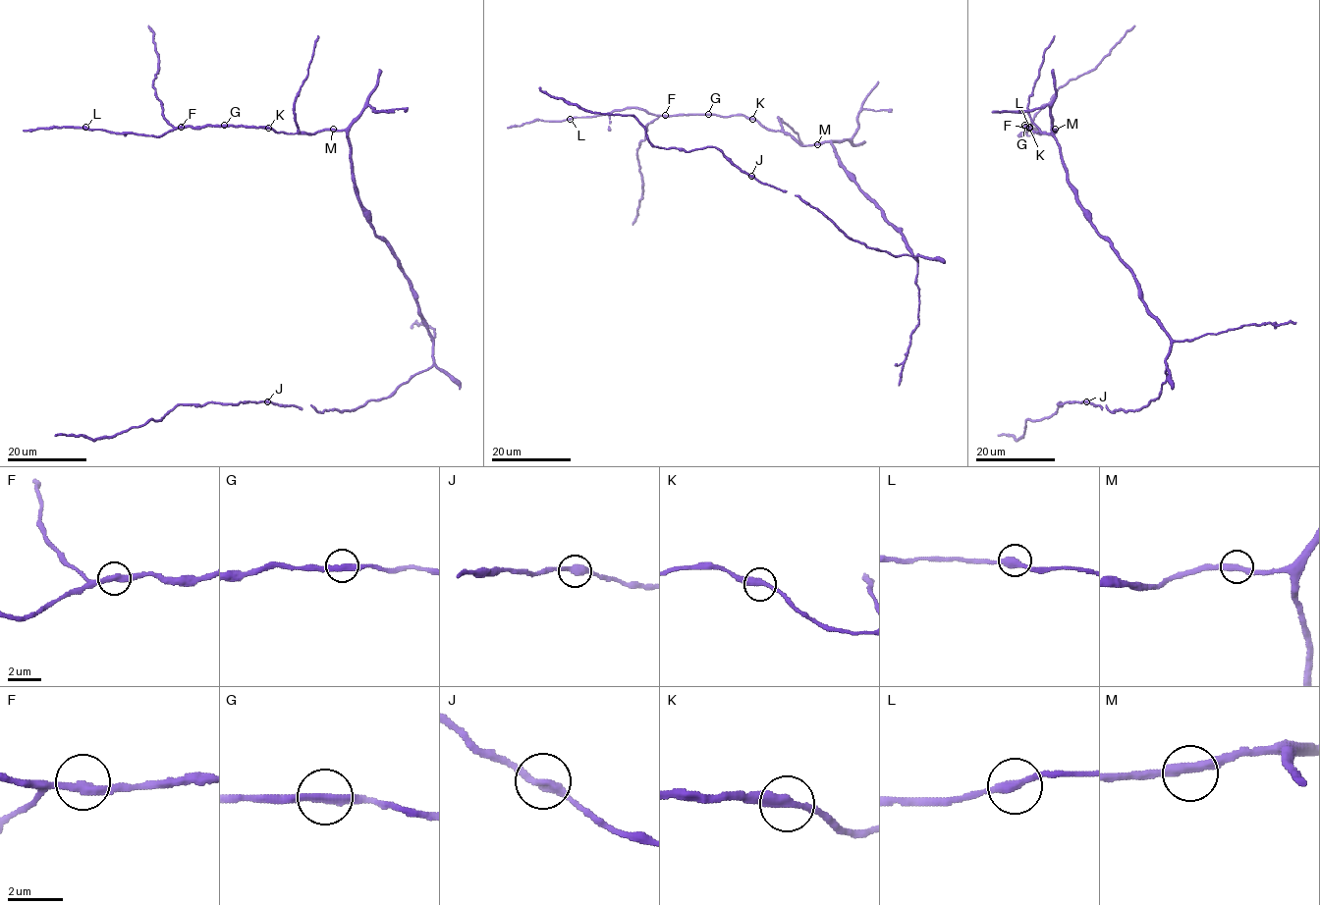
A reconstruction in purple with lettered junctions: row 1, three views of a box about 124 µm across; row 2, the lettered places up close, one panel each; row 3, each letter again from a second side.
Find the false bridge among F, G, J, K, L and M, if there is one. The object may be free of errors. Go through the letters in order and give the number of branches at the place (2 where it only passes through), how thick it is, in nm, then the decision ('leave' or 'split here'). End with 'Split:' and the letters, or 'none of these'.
F: branches 2; calibre 340 nm; leave
G: branches 2; calibre 340 nm; leave
J: branches 2; calibre 360 nm; leave
K: branches 2; calibre 360 nm; leave
L: branches 2; calibre 360 nm; leave
M: branches 2; calibre 360 nm; leave
Split: none of these

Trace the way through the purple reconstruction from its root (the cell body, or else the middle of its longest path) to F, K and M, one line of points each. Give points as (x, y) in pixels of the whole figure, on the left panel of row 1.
F: (414, 294), (394, 251), (375, 233), (357, 197), (345, 130), (287, 133), (231, 125), (181, 127)
K: (414, 294), (394, 251), (375, 233), (368, 214), (357, 197), (346, 131), (287, 133), (268, 128)
M: (414, 294), (394, 251), (375, 233), (368, 214), (357, 197), (348, 135), (345, 130), (333, 129)

